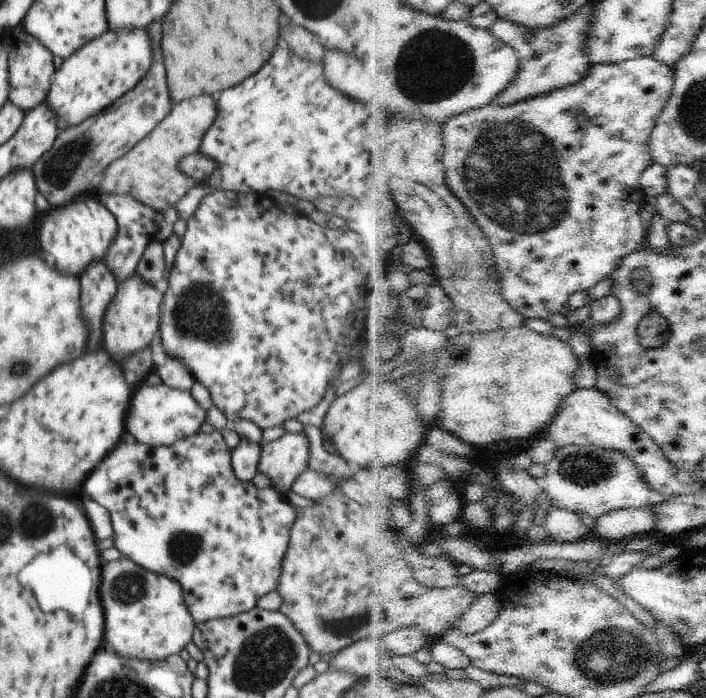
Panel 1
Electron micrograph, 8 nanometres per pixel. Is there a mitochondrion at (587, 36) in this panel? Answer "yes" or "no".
no

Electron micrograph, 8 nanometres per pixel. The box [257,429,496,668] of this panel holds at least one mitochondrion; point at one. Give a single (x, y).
(352, 624)

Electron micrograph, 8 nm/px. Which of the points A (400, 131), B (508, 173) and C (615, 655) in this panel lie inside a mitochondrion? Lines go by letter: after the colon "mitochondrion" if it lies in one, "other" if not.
A: other
B: mitochondrion
C: mitochondrion

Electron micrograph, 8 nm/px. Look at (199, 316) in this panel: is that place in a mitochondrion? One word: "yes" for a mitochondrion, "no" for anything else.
yes

